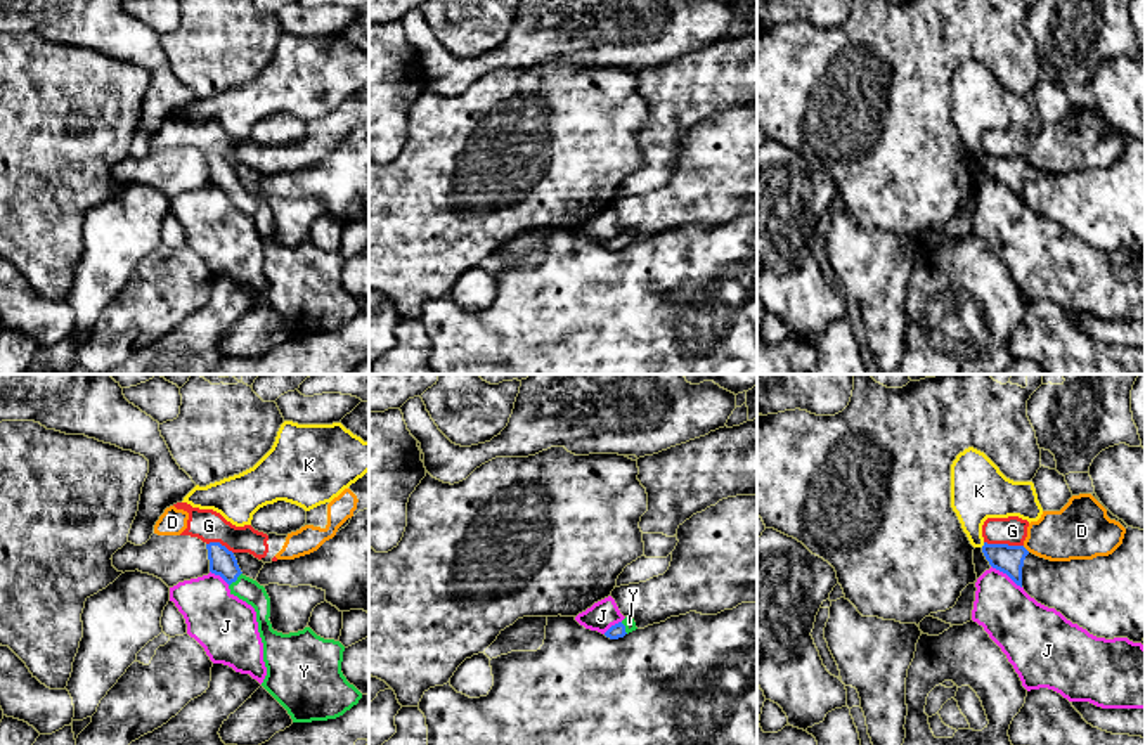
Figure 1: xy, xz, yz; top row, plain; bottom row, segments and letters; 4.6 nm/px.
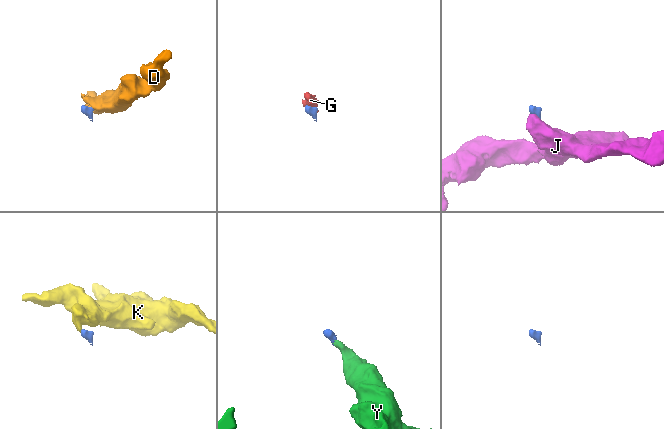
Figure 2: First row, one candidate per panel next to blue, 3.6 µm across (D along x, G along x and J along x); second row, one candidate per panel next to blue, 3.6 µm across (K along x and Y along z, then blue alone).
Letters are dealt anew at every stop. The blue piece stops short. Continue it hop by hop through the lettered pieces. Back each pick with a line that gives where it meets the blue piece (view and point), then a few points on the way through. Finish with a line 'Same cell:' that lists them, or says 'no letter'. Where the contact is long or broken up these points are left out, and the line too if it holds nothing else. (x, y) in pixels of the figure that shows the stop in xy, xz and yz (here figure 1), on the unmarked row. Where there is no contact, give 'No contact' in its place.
Y: Touches blue at xy (236, 191)
Same cell: Y

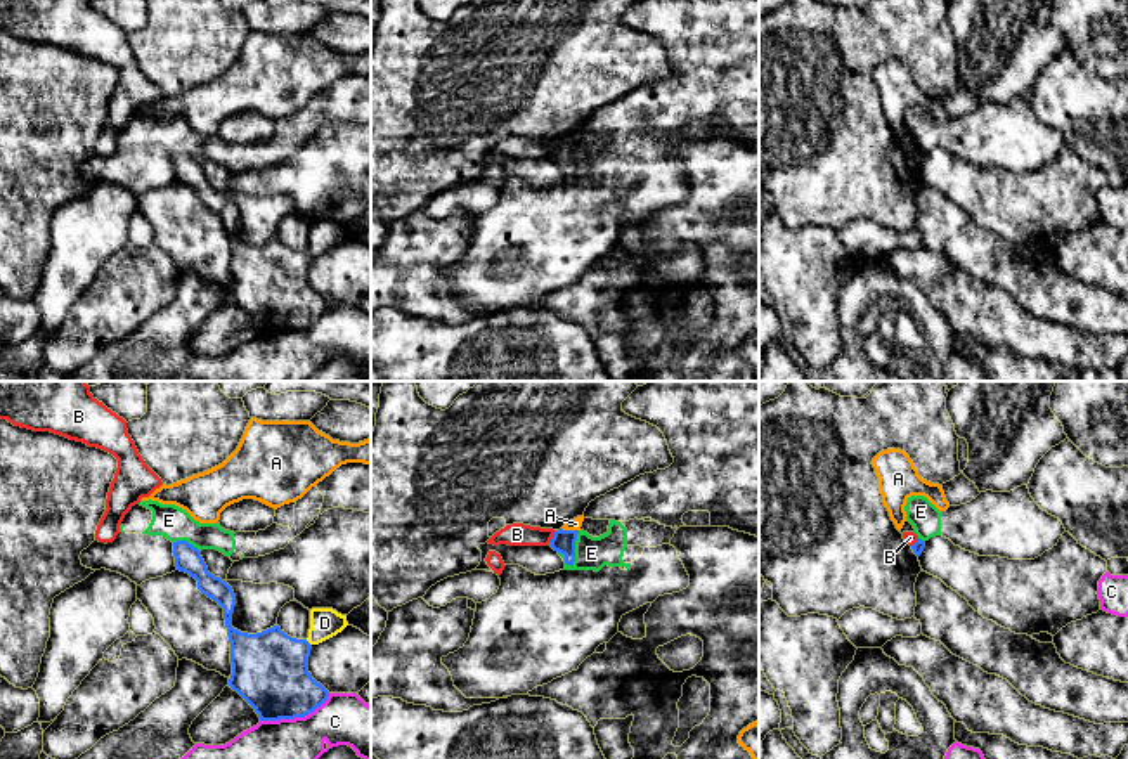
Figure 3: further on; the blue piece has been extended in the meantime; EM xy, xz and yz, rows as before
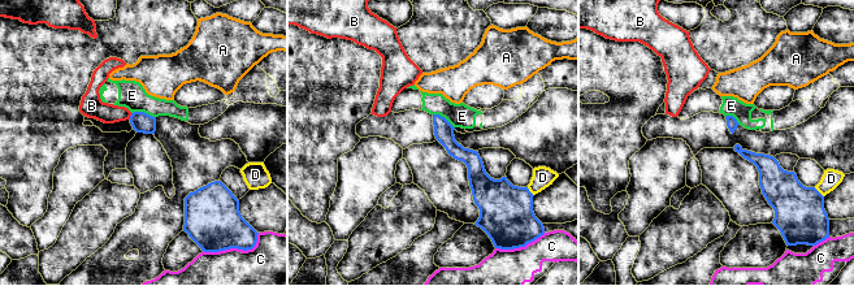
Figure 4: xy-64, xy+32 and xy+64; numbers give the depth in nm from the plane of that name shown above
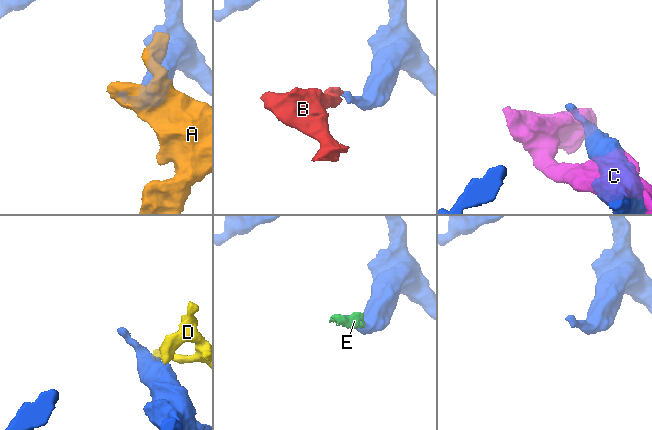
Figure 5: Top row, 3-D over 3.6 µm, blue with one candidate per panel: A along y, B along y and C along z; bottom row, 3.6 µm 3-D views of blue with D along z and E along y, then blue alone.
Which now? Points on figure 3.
Same cell: no letter

